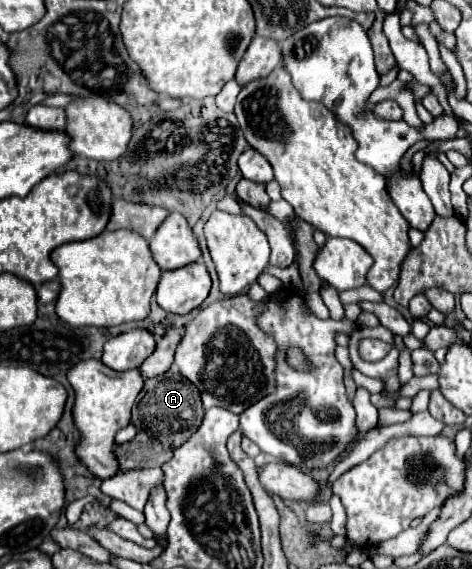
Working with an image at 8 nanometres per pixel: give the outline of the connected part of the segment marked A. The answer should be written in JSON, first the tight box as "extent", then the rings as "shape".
{"extent":[116,369,202,473],"shape":[[[168,369],[168,373],[146,379],[144,389],[132,409],[132,425],[138,427],[138,435],[124,445],[116,447],[120,461],[120,473],[128,469],[142,467],[162,467],[174,453],[178,445],[188,441],[188,437],[202,423],[202,401],[194,383],[178,373],[178,369]]]}

